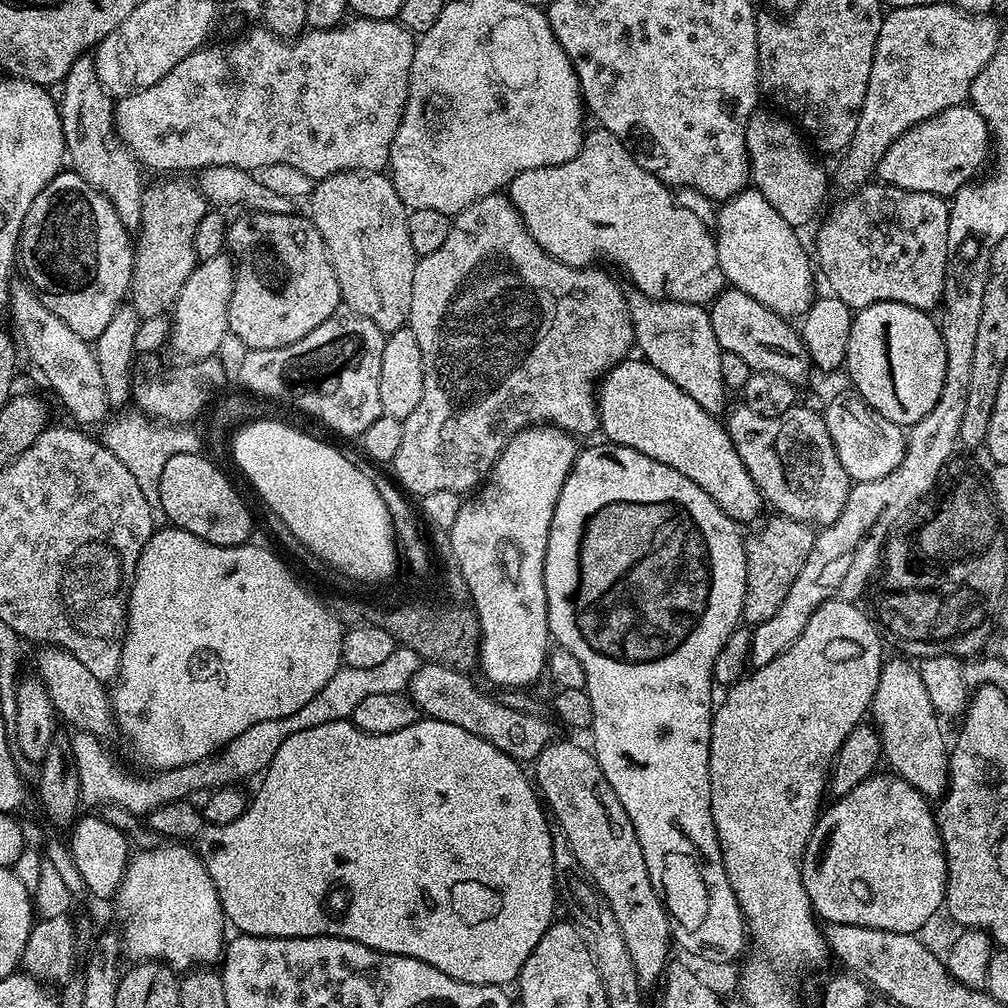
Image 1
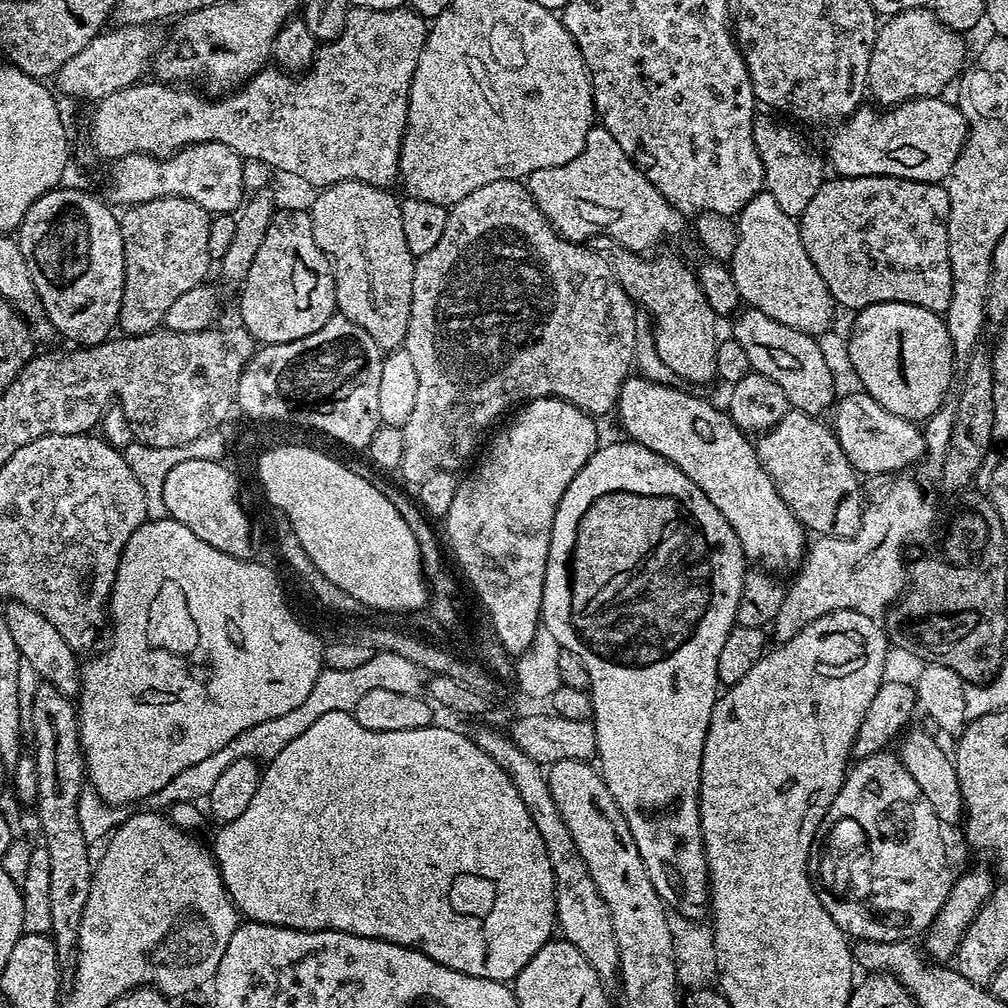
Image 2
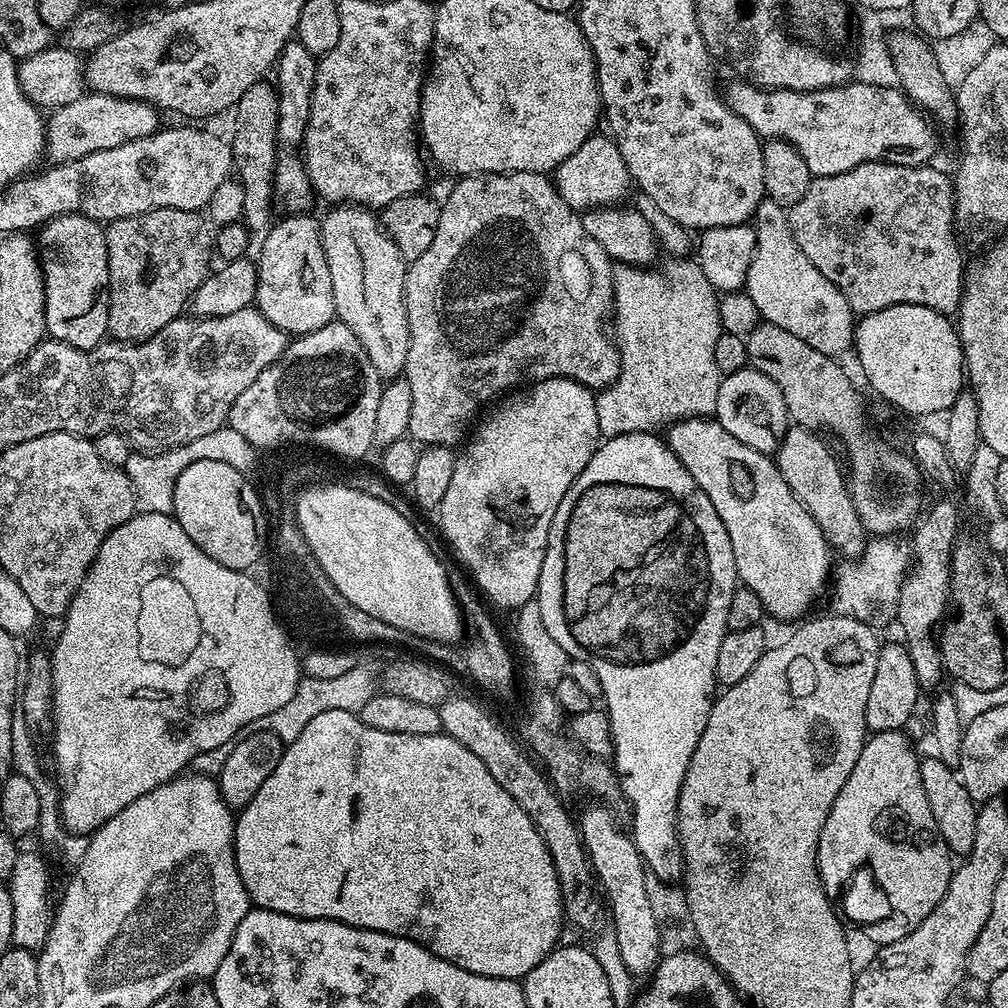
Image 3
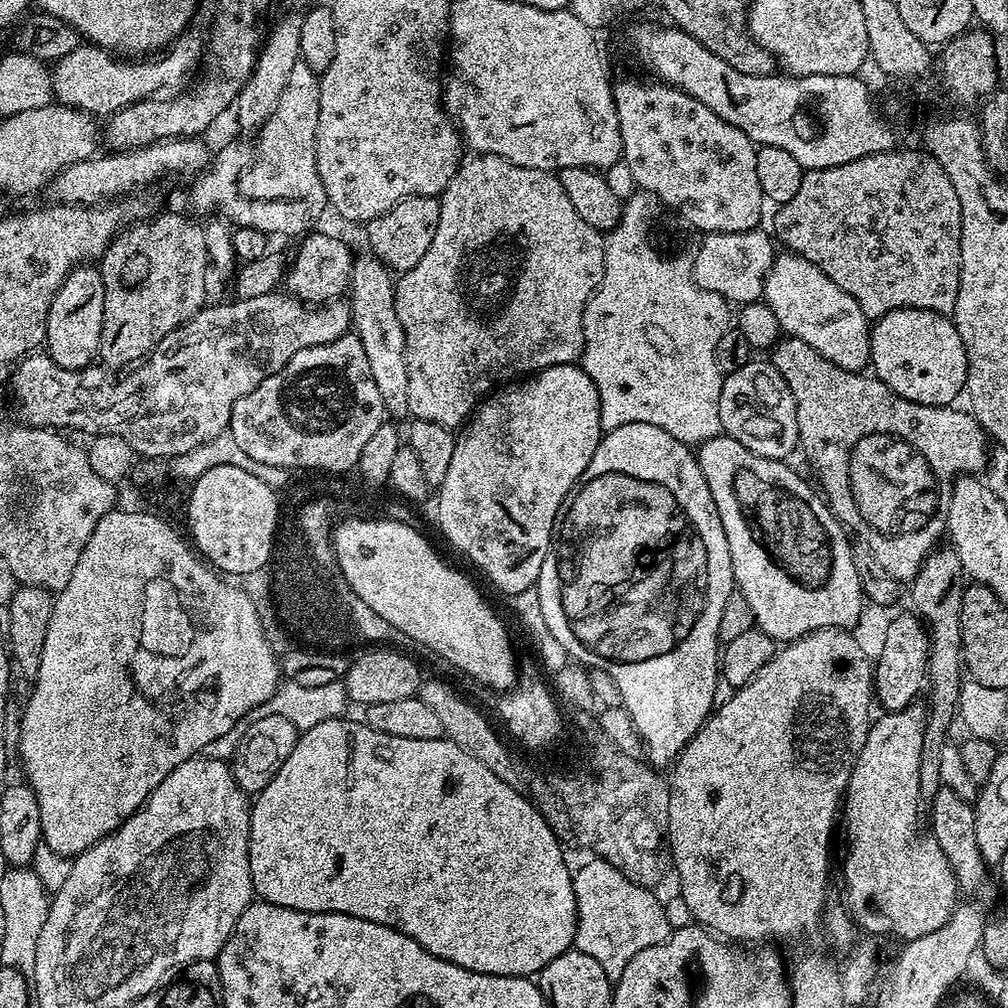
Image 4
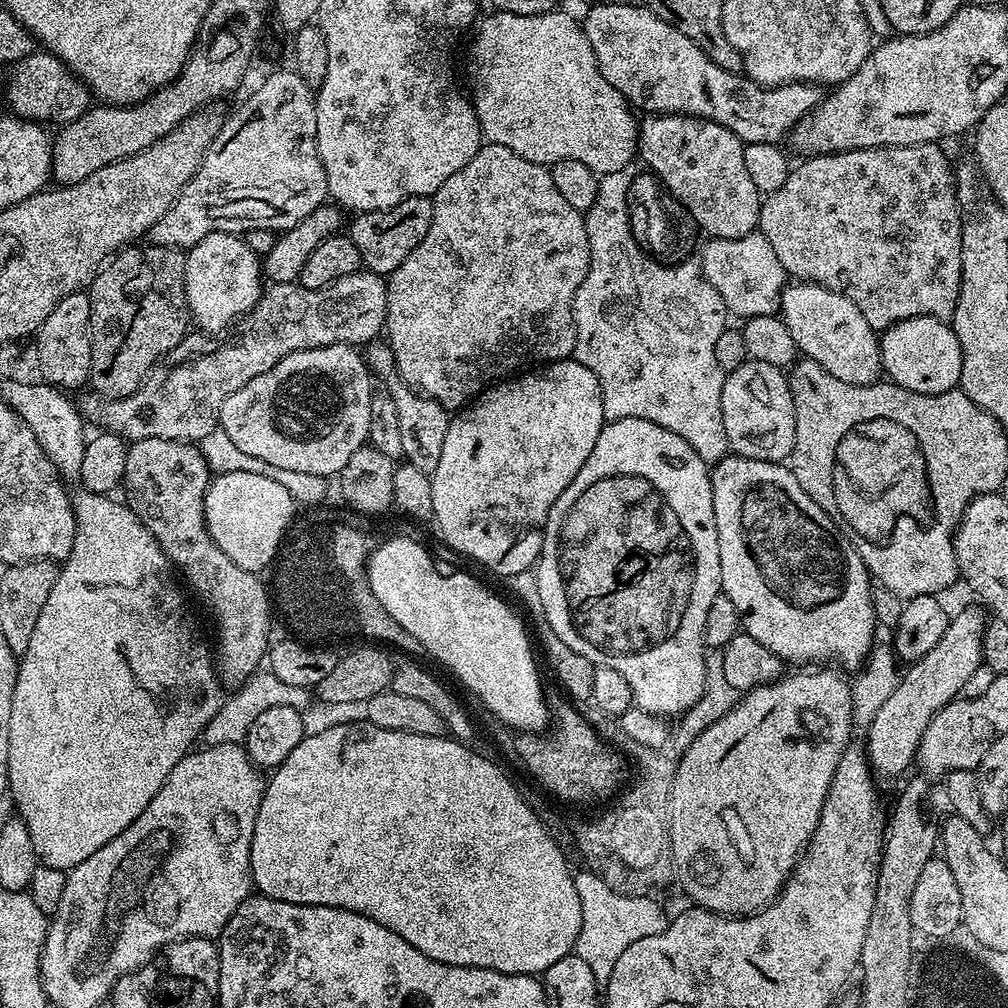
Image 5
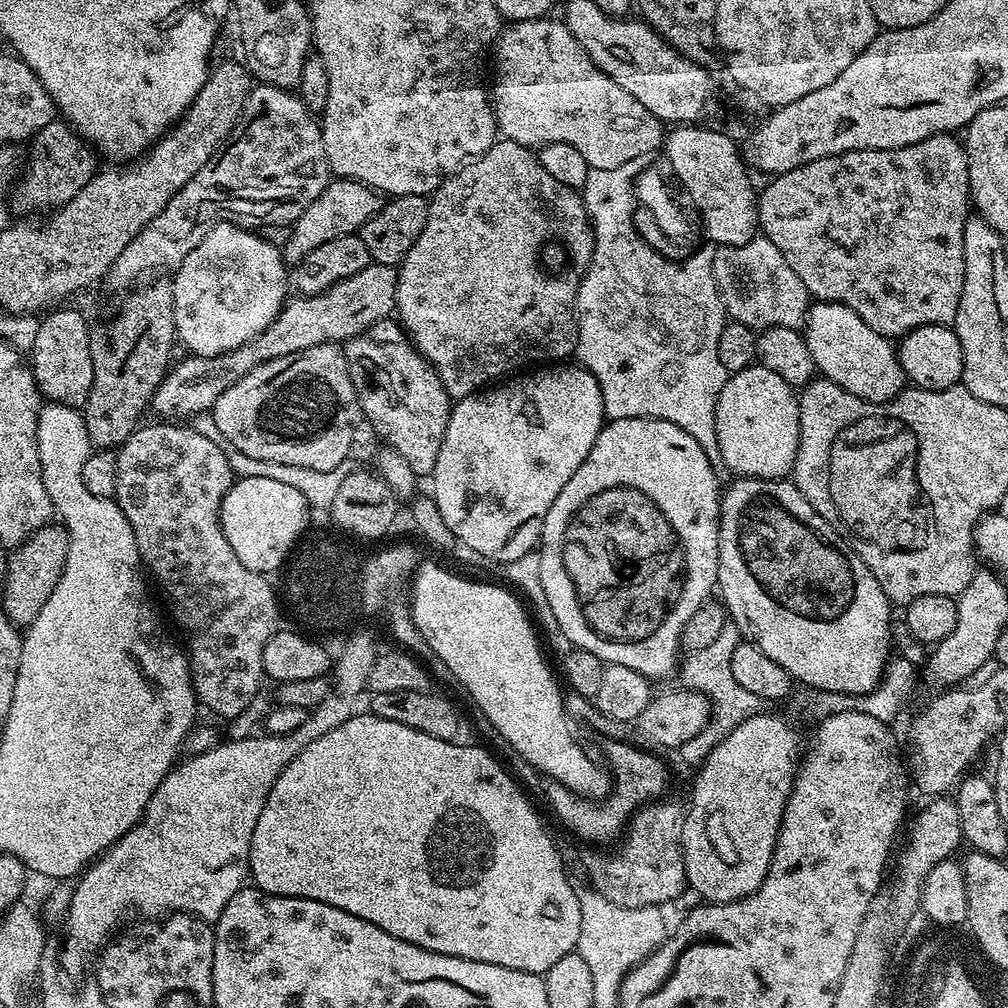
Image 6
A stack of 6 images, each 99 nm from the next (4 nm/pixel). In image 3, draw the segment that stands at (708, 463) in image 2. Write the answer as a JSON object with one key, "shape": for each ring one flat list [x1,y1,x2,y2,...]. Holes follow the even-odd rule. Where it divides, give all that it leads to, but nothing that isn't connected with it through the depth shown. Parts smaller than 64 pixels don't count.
{"shape":[[703,416,677,420,667,429,666,443,678,462,690,470,694,482,706,490,706,498,714,502,730,534,730,546,734,546,739,583,758,594,769,617,799,621,812,600,829,587,834,549,810,510,786,486,775,459,738,442,719,420]]}

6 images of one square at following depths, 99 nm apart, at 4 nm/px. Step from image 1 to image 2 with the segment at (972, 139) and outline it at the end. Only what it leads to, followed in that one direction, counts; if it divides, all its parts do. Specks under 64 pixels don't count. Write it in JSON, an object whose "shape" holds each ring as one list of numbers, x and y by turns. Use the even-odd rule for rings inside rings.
{"shape":[[920,96,880,111,861,106,832,132,826,160,837,177,893,176,907,180,947,181,968,137,966,118,959,107,940,96]]}

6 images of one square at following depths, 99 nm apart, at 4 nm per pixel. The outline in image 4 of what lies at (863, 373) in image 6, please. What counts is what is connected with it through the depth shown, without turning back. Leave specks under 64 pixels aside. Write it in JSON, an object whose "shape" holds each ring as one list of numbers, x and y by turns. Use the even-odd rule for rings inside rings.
{"shape":[[787,250,781,251,773,259,768,273,764,276,763,303,774,310,774,318,778,318,781,329,787,335,797,336,806,346,814,346,822,358,834,362,834,366,842,366,842,370,864,372,872,359,870,342,872,333,870,321,866,314,814,262,806,262,806,258,796,256]]}

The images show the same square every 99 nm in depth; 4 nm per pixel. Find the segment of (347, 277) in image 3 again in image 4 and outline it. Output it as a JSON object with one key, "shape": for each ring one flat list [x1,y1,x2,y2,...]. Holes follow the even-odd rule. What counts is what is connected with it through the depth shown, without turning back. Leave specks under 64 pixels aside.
{"shape":[[371,254,357,255,350,265,350,280,352,276,352,296,350,295,350,303,352,305,352,328,354,335,362,342,362,350,366,350,366,362,370,362,370,374,374,377,374,383,378,385,378,394,382,394,382,402,384,403,384,411,389,417,409,415,408,411,408,395,406,394,406,340,402,324,398,322,398,314,396,313,396,286,394,283,393,273,385,264,376,256]]}

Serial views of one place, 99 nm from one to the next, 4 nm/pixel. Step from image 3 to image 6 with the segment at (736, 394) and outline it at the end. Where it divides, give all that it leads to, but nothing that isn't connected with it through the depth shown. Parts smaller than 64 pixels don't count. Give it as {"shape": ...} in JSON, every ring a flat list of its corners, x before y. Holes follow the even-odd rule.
{"shape":[[753,363,741,372,731,373,722,394,718,394,714,426,722,462,733,477,783,480,791,473,800,441,800,401,774,370]]}

